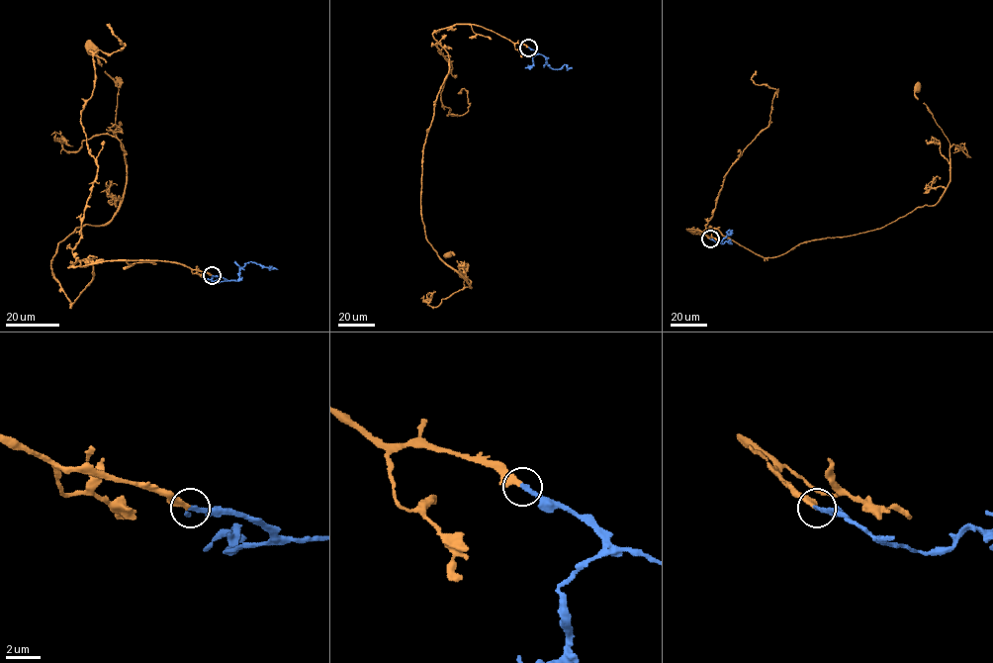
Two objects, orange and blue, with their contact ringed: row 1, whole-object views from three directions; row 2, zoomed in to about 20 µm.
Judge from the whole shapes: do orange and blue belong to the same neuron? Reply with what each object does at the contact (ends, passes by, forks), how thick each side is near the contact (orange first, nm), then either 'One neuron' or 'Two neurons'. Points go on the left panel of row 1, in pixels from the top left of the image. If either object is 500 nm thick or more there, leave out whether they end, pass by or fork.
At the ring orange ends. At the ring blue ends. Thickness 340 nm (orange) against 240 nm. One neuron

